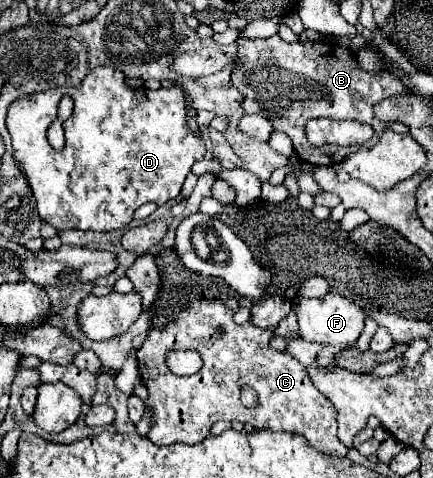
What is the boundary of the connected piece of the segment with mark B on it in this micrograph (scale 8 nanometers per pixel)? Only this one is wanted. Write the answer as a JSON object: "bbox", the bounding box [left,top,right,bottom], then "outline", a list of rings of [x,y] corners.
{"bbox":[231,35,407,167],"outline":[[[273,35],[271,39],[257,39],[257,41],[239,41],[237,47],[237,61],[231,71],[231,83],[249,99],[257,101],[267,111],[273,111],[269,115],[269,123],[273,131],[281,131],[291,137],[295,145],[295,153],[301,161],[307,161],[315,167],[327,165],[333,167],[341,163],[345,157],[349,157],[357,147],[311,147],[305,139],[303,125],[309,119],[357,119],[367,121],[373,129],[373,143],[383,135],[387,127],[407,133],[407,127],[401,123],[381,123],[373,117],[373,105],[381,99],[387,99],[391,95],[405,93],[405,87],[399,79],[395,79],[389,73],[381,73],[377,77],[365,73],[357,61],[353,51],[339,47],[335,41],[325,43],[287,43],[279,35]]]}

